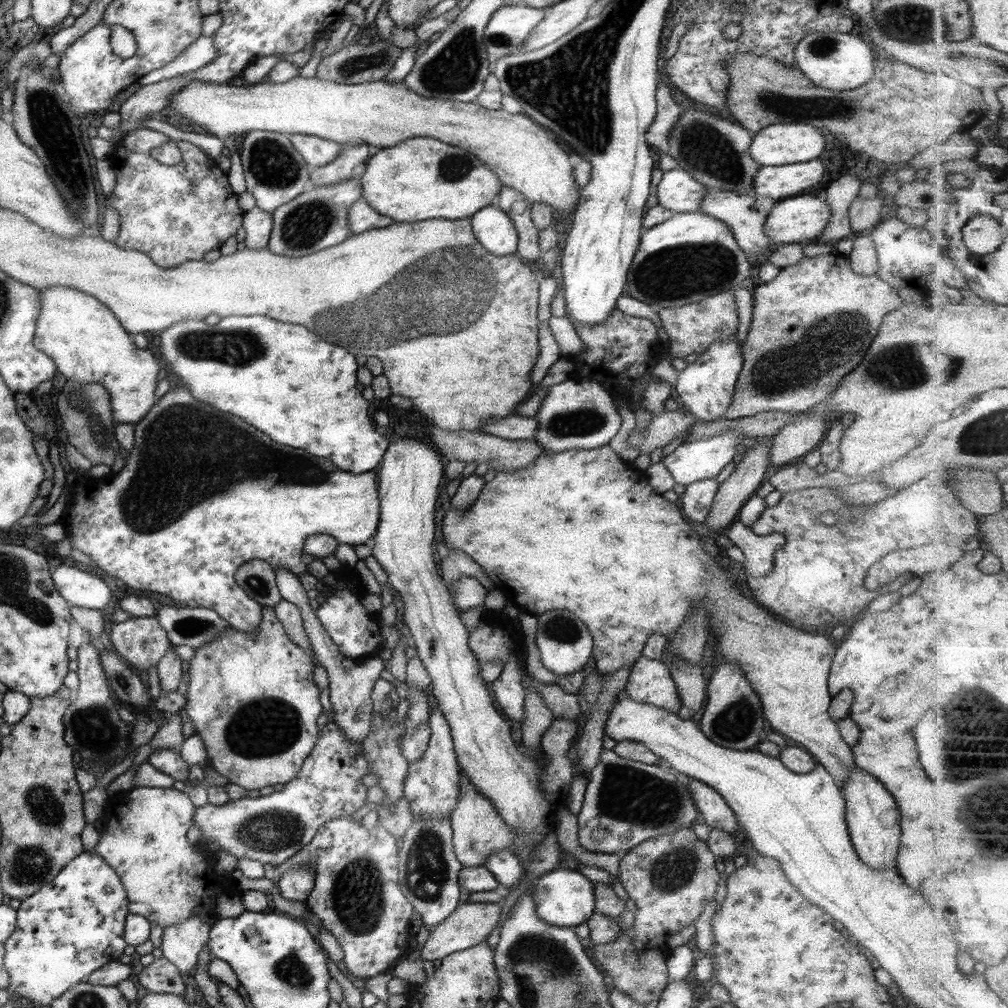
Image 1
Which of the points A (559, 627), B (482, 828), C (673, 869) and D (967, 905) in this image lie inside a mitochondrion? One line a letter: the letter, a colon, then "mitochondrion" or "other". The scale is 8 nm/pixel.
A: mitochondrion
B: other
C: mitochondrion
D: other

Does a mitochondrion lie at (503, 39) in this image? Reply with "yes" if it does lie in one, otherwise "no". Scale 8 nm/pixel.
yes

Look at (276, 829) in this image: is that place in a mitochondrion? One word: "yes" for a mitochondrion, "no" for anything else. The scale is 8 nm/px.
yes

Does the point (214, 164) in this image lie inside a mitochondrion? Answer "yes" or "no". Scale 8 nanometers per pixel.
no

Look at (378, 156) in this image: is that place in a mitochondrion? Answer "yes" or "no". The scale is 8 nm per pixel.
no

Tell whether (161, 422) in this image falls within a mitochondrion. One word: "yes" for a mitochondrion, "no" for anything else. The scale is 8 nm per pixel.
yes

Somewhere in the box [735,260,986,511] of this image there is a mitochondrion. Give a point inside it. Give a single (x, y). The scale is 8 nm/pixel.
(894, 368)

